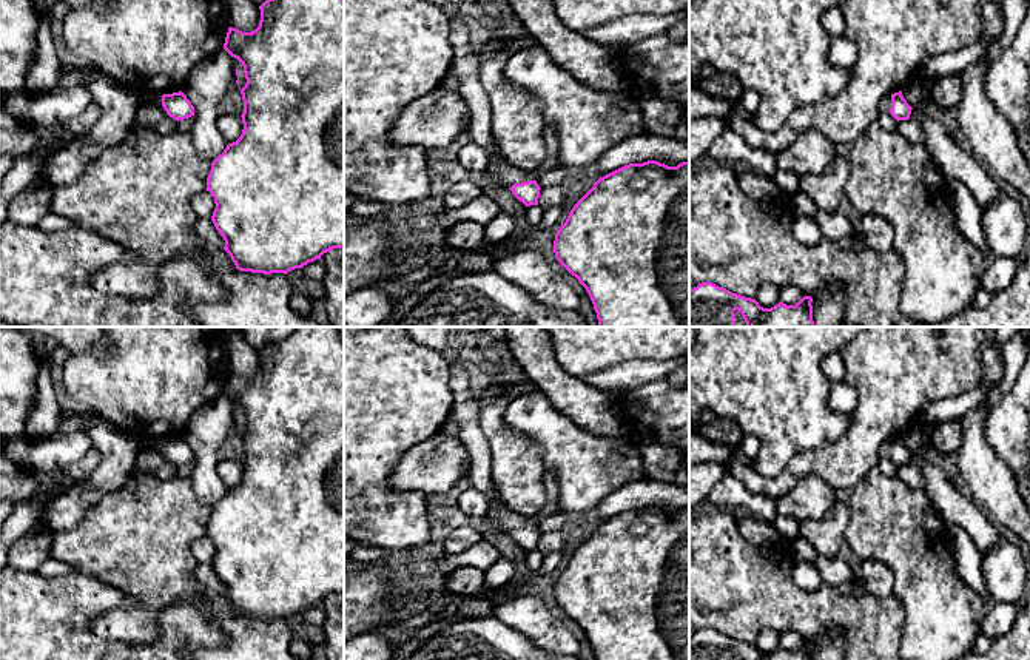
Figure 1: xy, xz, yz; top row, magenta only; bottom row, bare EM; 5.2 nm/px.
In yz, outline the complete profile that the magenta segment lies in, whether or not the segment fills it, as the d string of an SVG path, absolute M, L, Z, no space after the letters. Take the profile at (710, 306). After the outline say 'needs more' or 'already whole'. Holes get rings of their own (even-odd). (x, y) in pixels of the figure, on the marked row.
M702 282L689 290L689 327L814 327L811 302L803 296L796 305L763 308L756 299Z; needs more

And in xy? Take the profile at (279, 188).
M265 0L261 6L259 26L251 32L228 28L224 49L237 59L247 83L241 89L244 100L241 137L228 143L213 163L207 177L207 191L214 197L211 221L225 241L224 250L236 268L251 273L284 273L302 268L333 248L344 248L344 0Z; already whole

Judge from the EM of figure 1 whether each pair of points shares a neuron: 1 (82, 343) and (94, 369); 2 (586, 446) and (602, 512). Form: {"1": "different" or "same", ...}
{"1": "different", "2": "different"}

